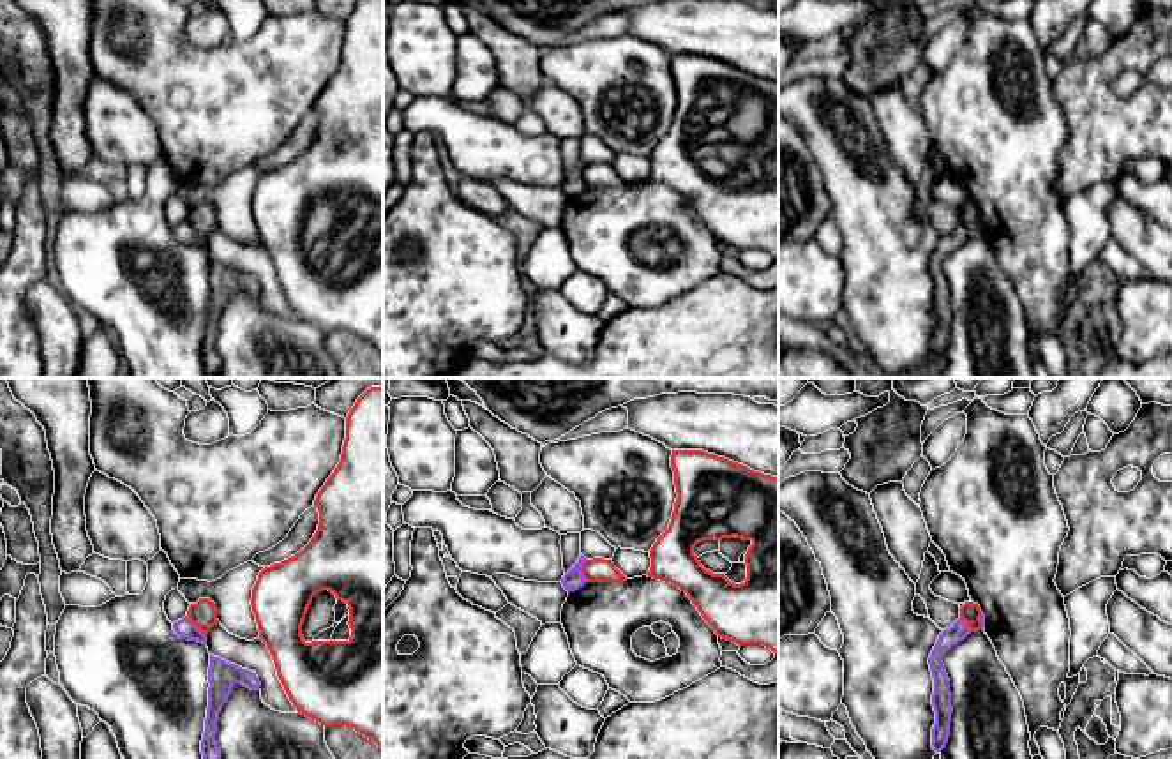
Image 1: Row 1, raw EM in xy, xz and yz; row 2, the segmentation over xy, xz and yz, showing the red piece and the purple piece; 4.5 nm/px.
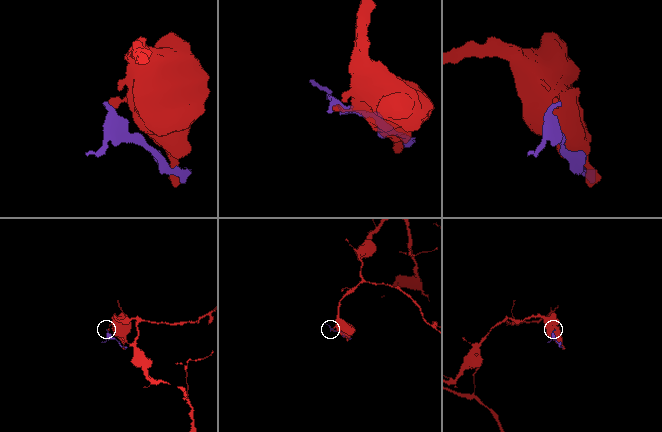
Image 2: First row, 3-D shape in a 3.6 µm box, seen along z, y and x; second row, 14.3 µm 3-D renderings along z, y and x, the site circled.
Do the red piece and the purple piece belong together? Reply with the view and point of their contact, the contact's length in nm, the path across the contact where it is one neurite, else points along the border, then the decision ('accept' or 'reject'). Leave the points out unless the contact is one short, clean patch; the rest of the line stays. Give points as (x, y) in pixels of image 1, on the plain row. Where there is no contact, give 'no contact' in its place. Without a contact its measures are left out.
meets red in xz at (581, 175); contact 110 nm long; reject

